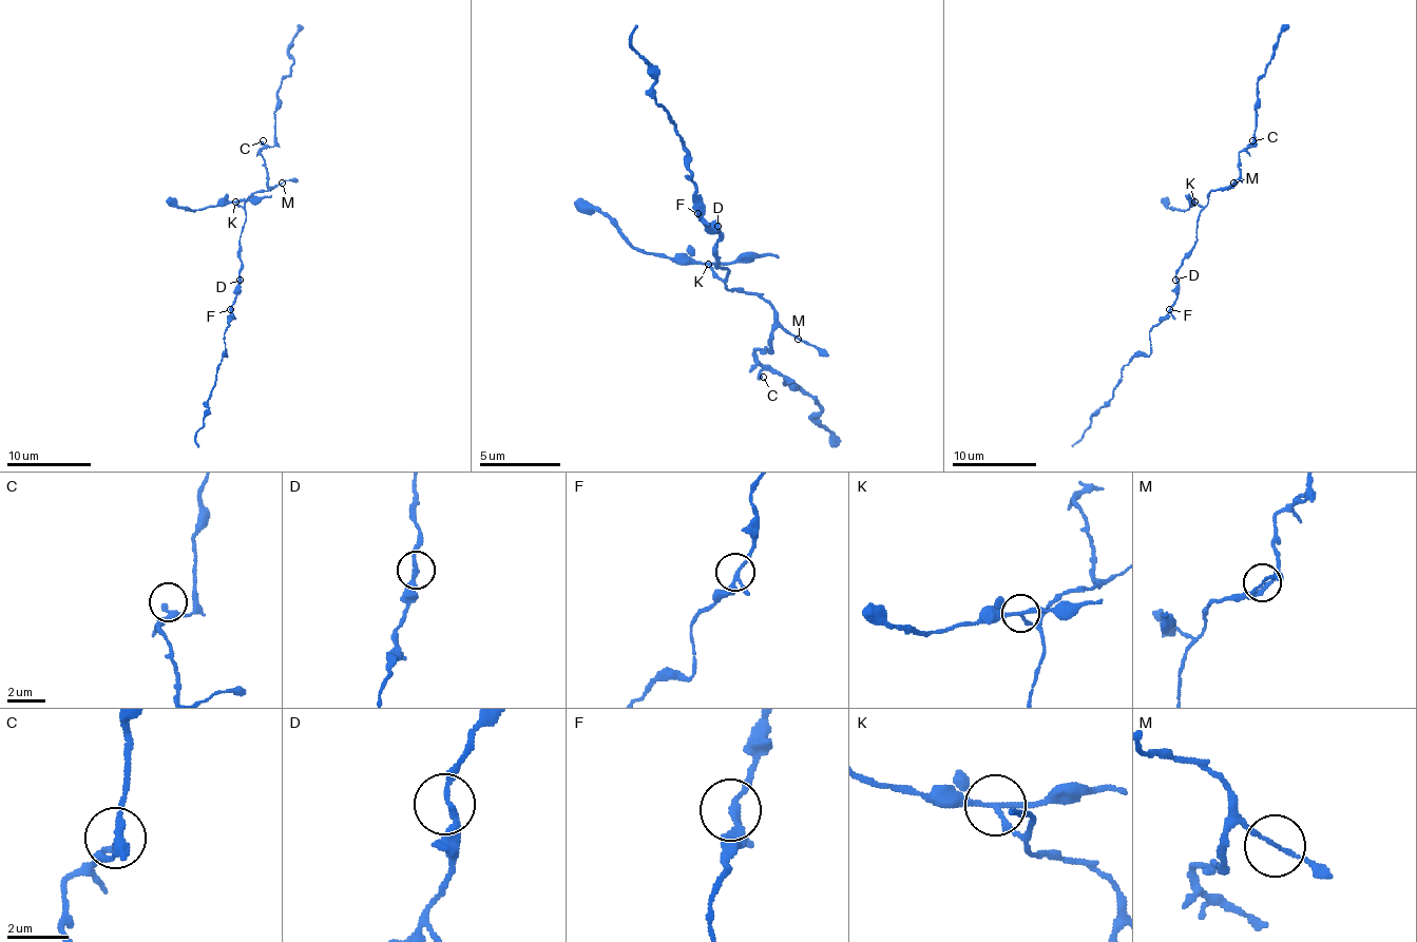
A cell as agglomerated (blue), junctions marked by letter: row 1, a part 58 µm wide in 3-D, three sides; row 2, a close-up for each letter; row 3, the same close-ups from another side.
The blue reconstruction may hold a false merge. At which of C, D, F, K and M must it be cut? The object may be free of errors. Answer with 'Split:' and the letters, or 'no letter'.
Split: K

